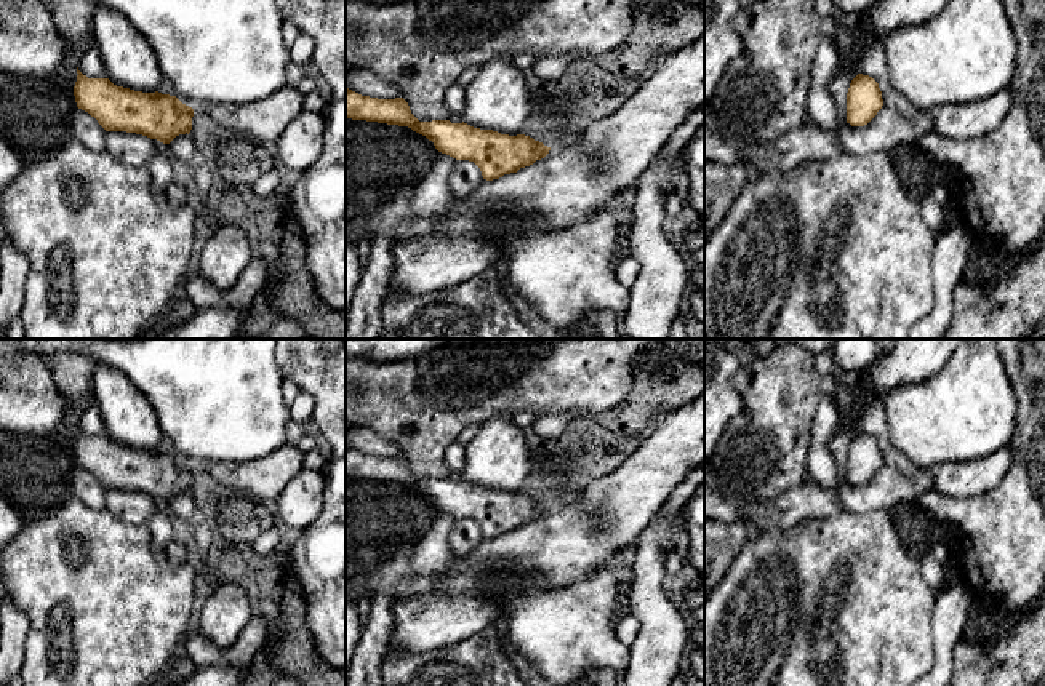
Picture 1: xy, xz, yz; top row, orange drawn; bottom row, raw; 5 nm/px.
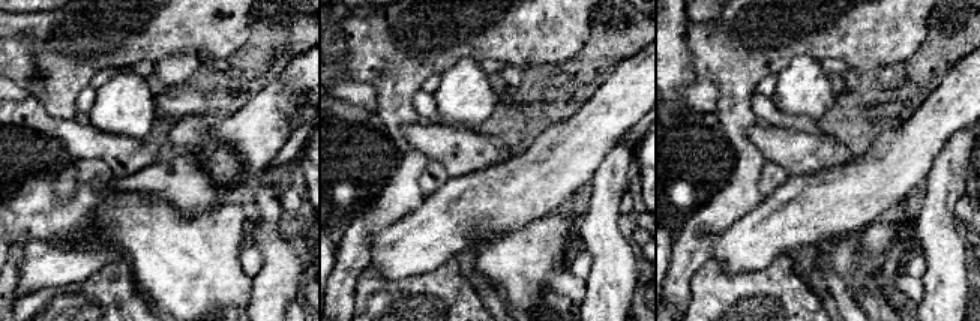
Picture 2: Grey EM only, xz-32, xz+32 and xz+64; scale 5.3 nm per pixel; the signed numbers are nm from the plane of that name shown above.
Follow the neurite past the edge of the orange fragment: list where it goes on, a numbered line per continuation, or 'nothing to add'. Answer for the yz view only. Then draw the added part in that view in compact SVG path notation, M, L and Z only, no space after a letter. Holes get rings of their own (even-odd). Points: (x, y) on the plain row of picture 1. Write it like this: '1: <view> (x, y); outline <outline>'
nothing to add

